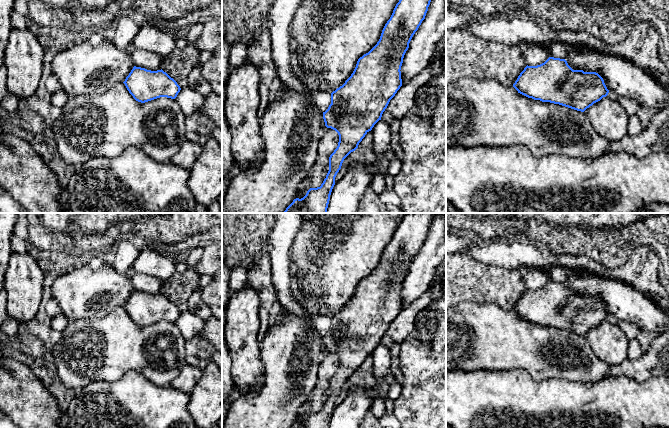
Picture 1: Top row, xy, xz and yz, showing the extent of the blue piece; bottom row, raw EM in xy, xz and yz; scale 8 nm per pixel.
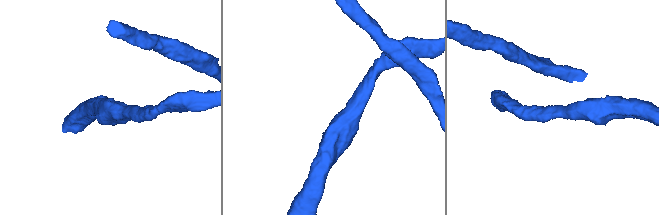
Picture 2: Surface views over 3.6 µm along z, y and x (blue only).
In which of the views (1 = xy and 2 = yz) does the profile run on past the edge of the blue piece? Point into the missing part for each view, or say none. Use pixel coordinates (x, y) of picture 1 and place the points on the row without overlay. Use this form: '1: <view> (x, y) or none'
1: none
2: none

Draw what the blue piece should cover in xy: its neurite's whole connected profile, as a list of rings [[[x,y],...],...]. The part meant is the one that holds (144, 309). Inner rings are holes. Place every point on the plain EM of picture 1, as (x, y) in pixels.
[[[134,290],[123,307],[133,322],[141,327],[160,321],[175,323],[181,314],[177,306],[162,293],[151,295]]]

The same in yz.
[[[549,281],[537,290],[526,290],[513,311],[518,317],[584,336],[609,317],[596,296],[573,294],[565,283]]]

